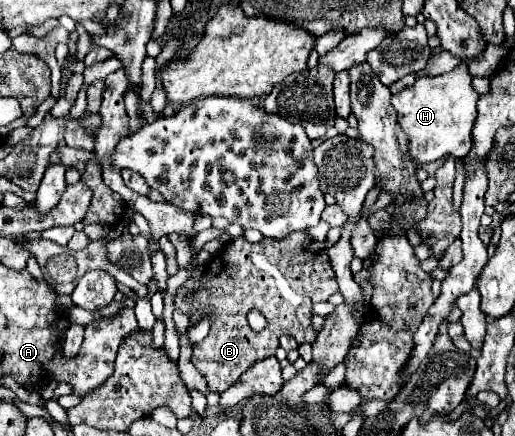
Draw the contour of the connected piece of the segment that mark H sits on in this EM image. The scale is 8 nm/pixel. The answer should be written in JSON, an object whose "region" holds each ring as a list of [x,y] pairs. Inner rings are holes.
{"region":[[[465,64],[439,76],[419,76],[413,88],[393,94],[391,104],[397,110],[397,120],[409,134],[409,152],[419,164],[439,160],[447,154],[463,158],[471,150],[471,128],[477,116],[479,94],[471,86],[471,74]]]}

